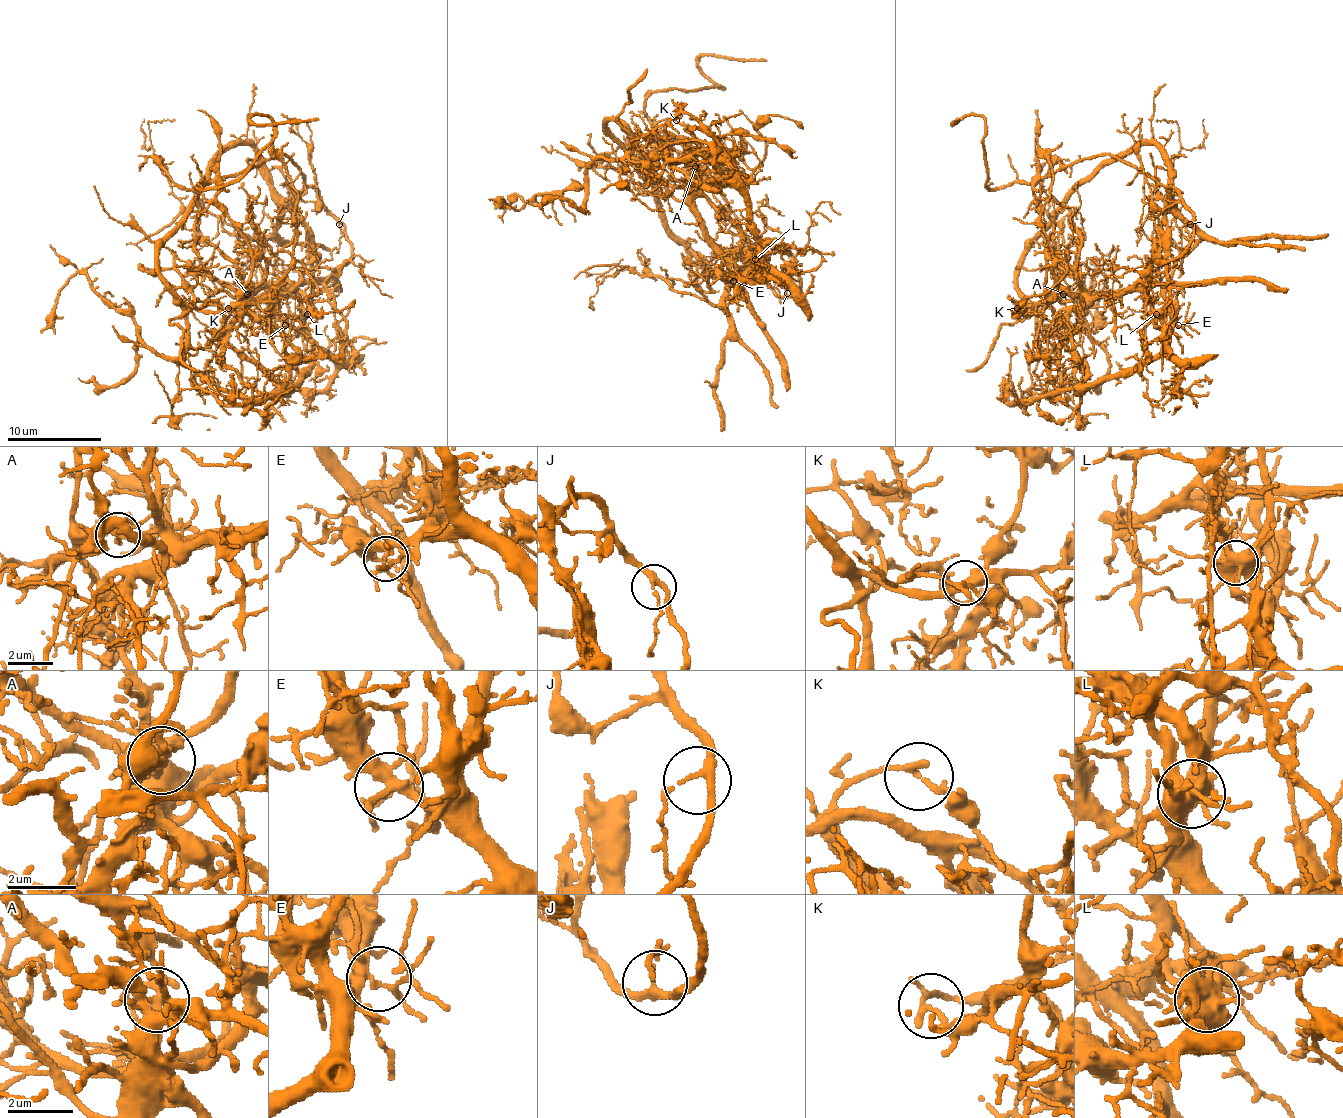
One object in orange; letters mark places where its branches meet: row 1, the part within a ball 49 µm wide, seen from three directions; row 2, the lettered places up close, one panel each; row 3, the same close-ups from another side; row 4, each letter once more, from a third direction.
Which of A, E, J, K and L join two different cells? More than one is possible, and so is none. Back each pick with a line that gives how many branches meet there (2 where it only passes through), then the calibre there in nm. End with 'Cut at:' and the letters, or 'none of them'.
A: 6 branches meet; 200 nm thick
K: 2 branches meet; 190 nm thick
L: 7 branches meet; 650 nm thick
Cut at: A, K, L

